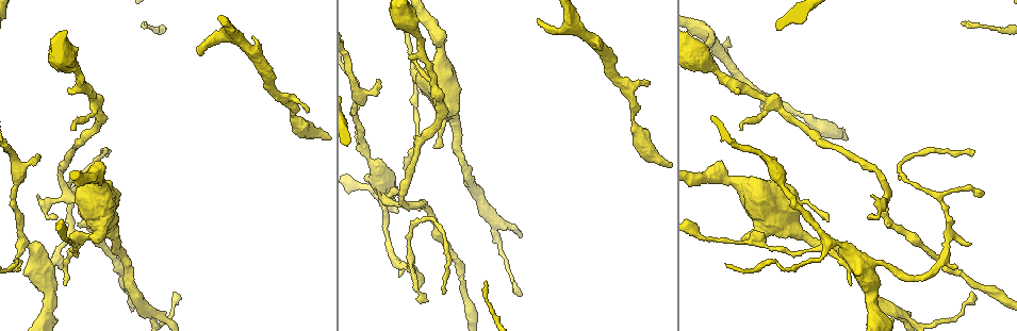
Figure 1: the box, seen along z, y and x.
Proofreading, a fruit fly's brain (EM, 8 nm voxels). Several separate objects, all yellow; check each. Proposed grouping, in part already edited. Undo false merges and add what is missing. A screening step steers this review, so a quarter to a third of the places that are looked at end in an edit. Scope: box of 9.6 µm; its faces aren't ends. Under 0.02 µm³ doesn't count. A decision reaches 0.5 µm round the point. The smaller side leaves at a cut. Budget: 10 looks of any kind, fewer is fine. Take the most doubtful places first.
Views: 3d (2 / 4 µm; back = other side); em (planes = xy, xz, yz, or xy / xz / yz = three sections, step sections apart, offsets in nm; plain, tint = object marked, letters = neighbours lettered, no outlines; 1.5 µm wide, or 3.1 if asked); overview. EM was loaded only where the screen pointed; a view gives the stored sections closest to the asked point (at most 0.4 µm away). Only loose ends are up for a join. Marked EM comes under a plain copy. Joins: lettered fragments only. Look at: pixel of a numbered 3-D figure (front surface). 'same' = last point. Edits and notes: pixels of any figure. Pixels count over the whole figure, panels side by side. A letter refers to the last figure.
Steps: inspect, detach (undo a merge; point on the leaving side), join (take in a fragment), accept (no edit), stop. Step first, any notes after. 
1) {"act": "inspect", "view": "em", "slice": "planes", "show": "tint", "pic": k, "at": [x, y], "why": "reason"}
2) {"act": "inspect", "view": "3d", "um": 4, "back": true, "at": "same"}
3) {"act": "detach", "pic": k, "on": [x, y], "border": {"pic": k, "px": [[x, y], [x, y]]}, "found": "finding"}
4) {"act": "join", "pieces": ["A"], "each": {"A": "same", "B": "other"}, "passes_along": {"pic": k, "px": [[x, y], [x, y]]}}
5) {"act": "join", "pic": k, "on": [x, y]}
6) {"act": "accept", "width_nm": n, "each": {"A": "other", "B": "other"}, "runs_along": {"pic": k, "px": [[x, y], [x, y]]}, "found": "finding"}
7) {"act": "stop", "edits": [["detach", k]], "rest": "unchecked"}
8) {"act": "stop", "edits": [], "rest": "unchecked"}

{"act": "inspect", "view": "3d", "um": 4, "pic": 1, "at": [309, 112], "why": "branch stops here"}

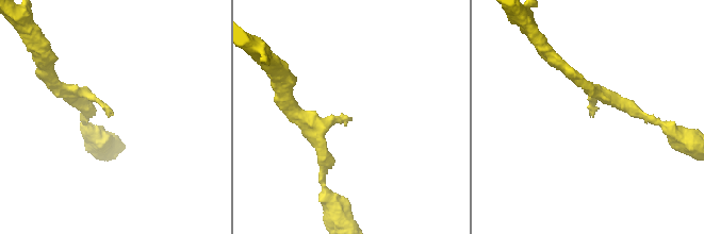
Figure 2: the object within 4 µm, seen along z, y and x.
{"act": "inspect", "view": "em", "slice": "planes", "show": "letters", "pic": 2, "at": [592, 114]}

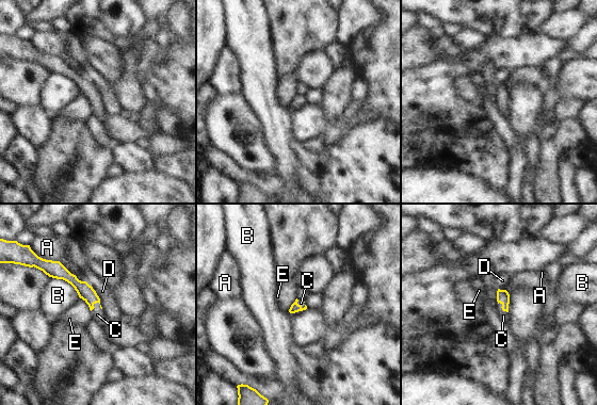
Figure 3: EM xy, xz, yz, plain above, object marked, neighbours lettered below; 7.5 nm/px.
{"act": "join", "pieces": ["C"], "each": {"A": "other", "B": "other", "C": "same", "D": "other", "E": "other"}, "passes_along": {"pic": 3, "px": [[84, 291], [93, 306], [97, 314]]}, "found": "it goes on there"}

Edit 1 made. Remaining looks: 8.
{"act": "inspect", "view": "overview", "why": "see it whole again"}

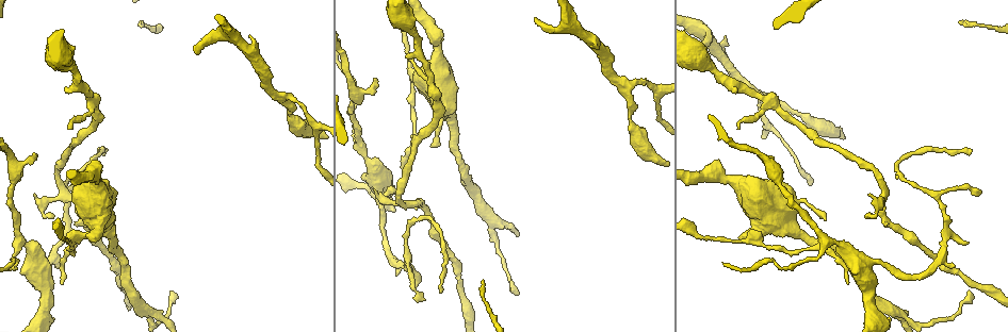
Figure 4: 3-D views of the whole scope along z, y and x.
{"act": "inspect", "view": "3d", "um": 2, "pic": 4, "at": [9, 156], "why": "thick turns thin"}

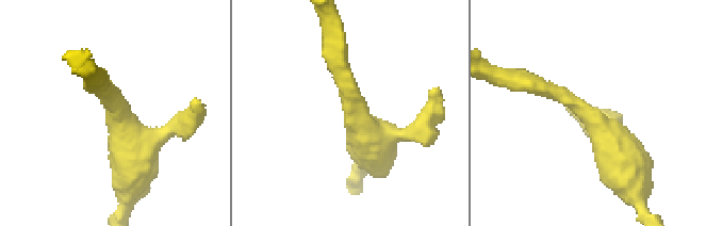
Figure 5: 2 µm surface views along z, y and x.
{"act": "inspect", "view": "em", "slice": "planes", "show": "letters", "pic": 5, "at": [352, 102], "why": "now the EM"}

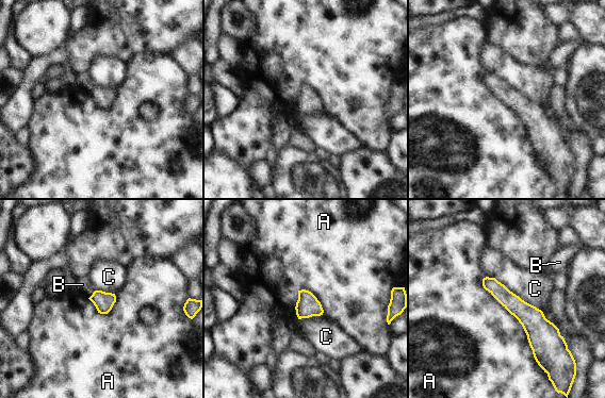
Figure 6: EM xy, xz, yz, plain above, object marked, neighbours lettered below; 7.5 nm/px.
{"act": "accept", "each": {"A": "other", "B": "other", "C": "other"}, "runs_along": {"pic": 6, "px": [[486, 280], [540, 331], [543, 355]]}, "found": "one neuron here"}

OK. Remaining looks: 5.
{"act": "stop", "edits": [["join", 3]], "rest": "unchecked"}

